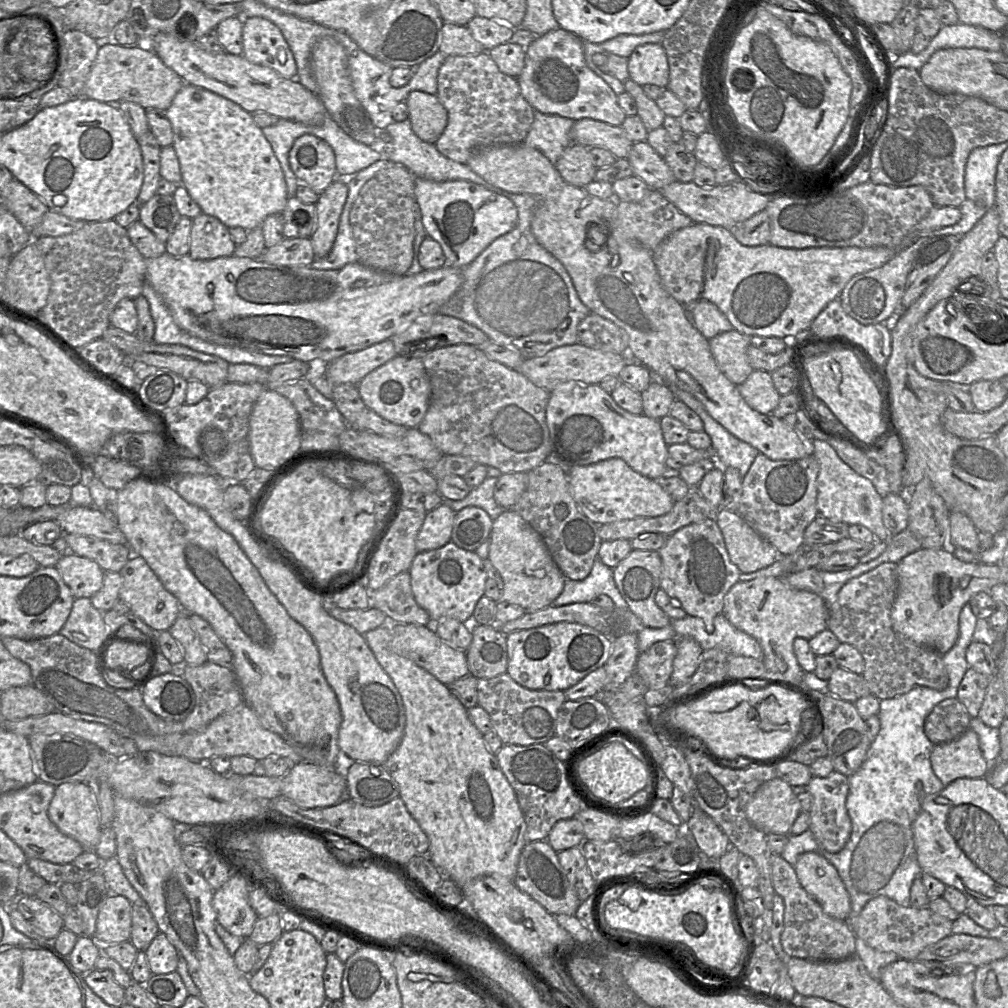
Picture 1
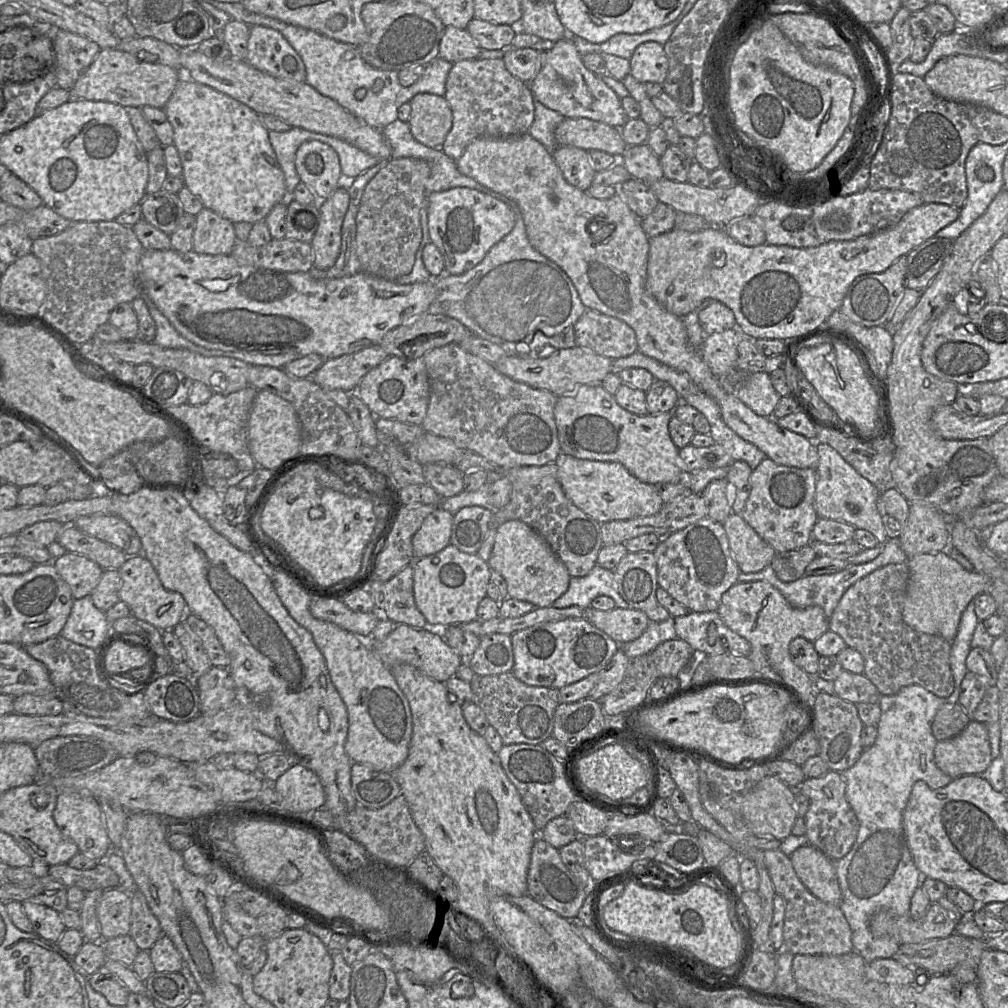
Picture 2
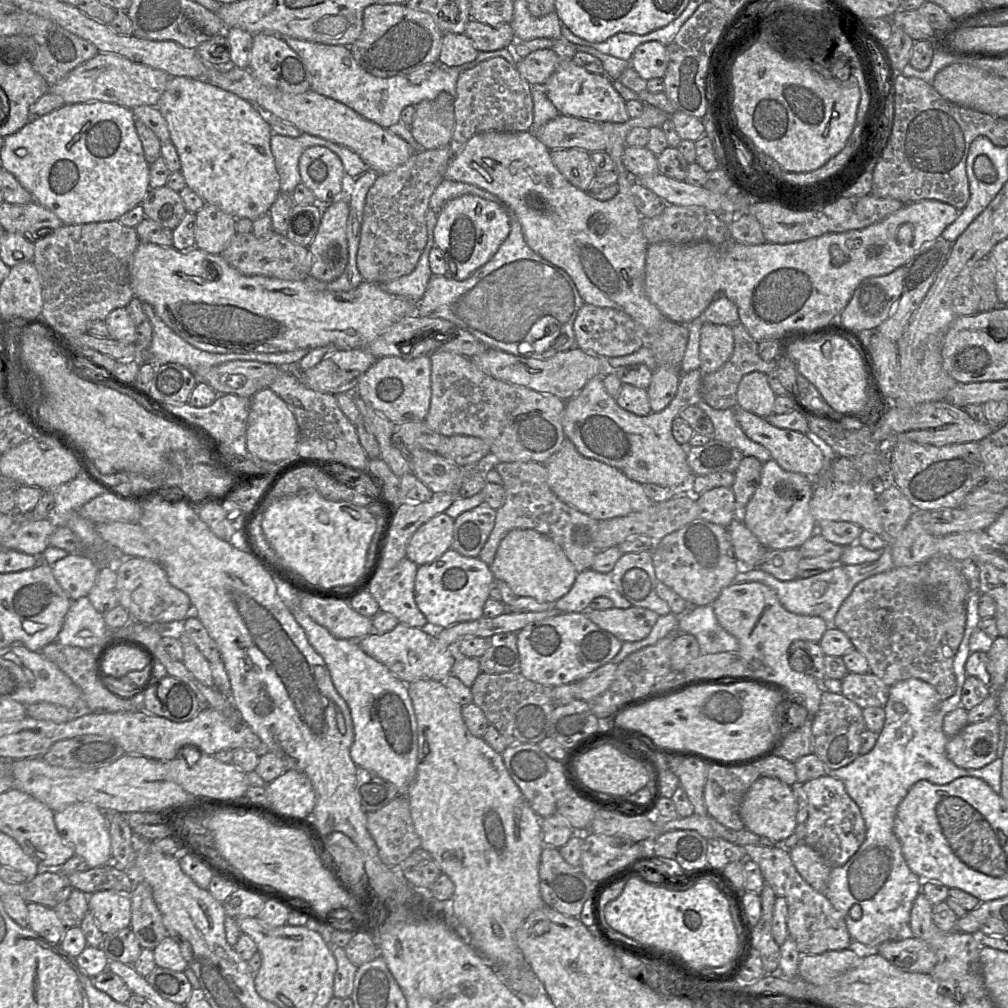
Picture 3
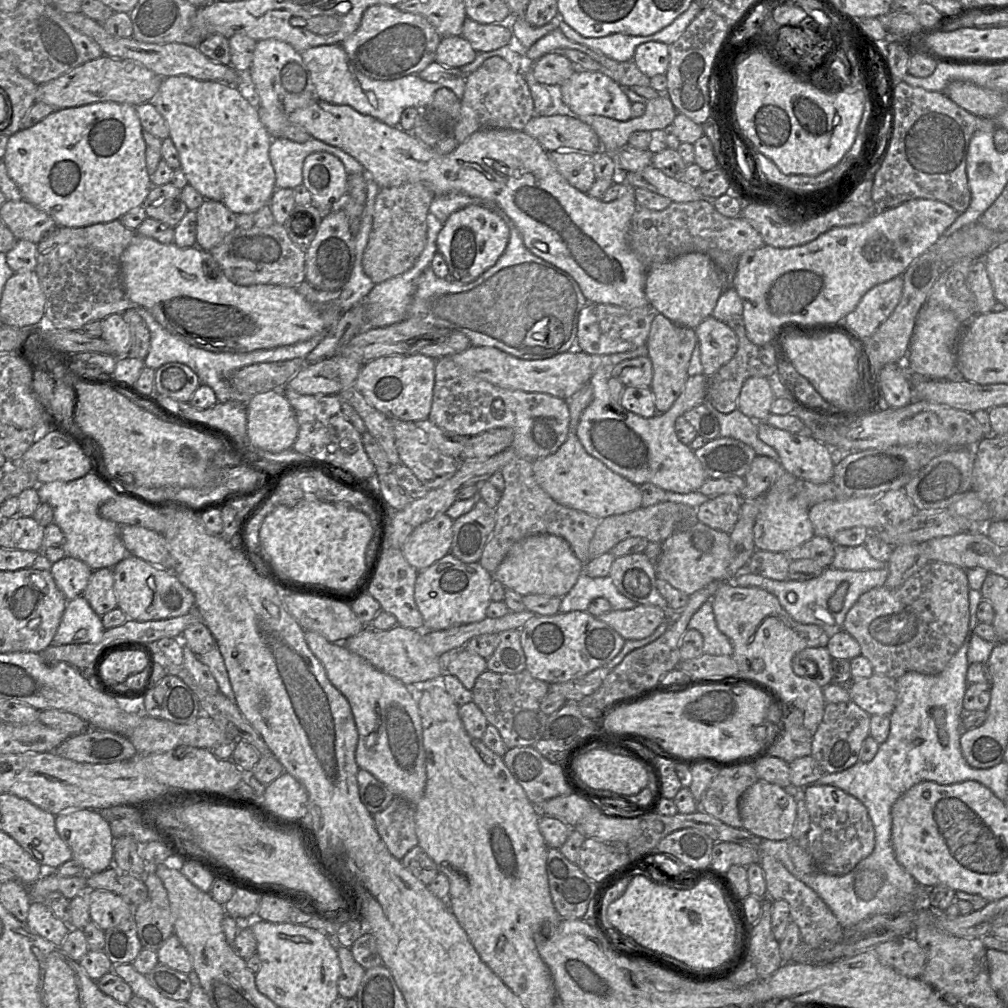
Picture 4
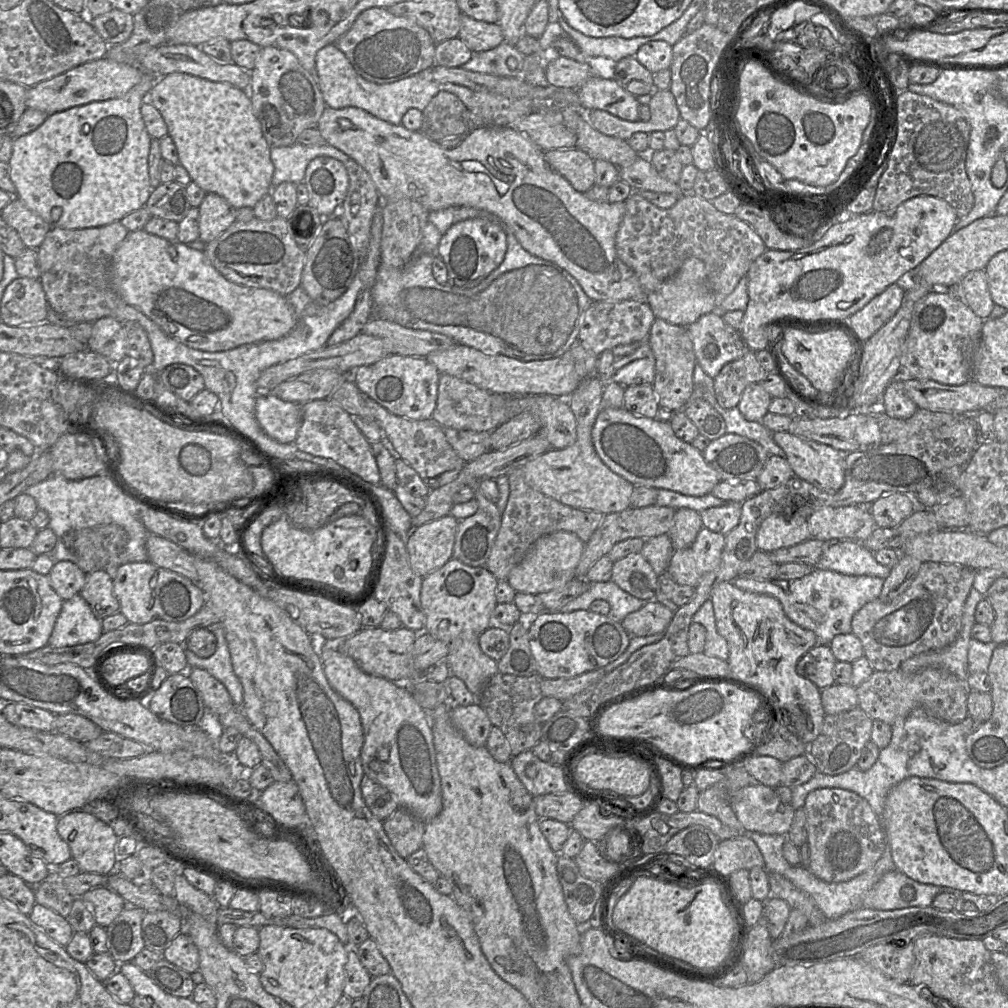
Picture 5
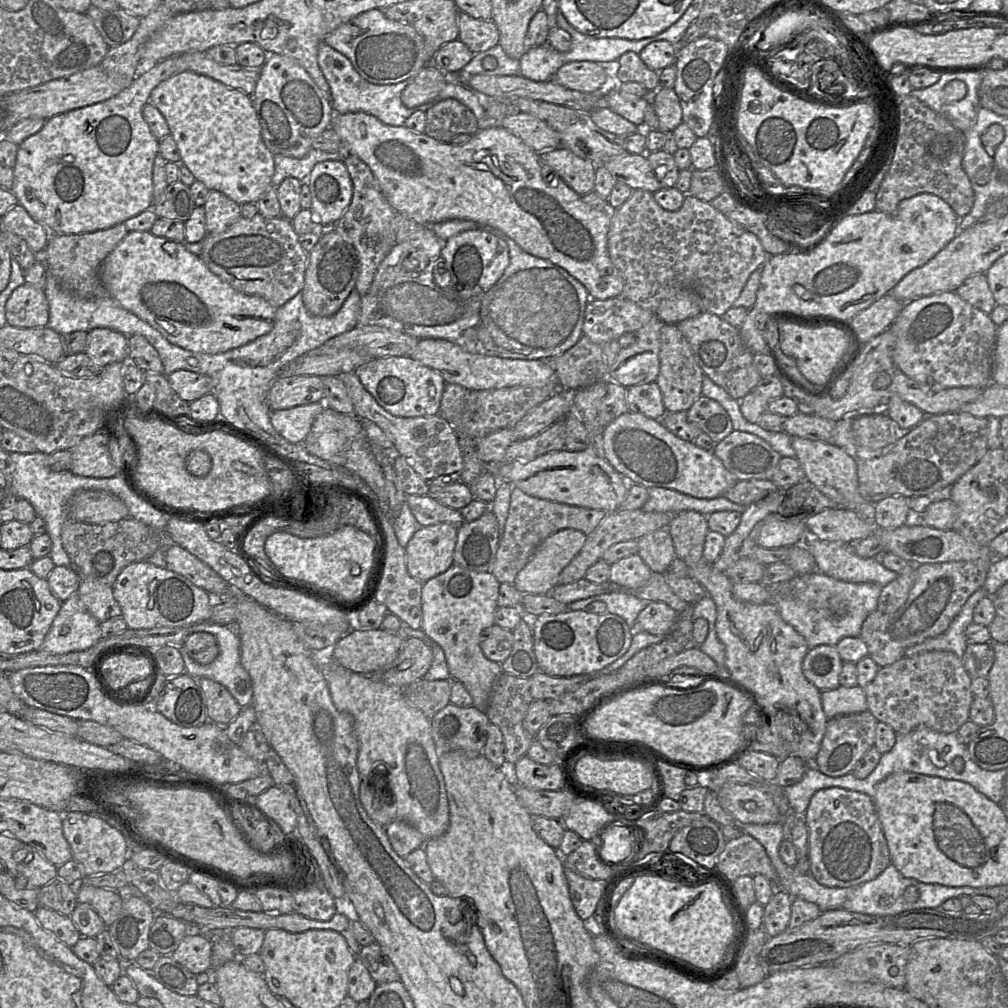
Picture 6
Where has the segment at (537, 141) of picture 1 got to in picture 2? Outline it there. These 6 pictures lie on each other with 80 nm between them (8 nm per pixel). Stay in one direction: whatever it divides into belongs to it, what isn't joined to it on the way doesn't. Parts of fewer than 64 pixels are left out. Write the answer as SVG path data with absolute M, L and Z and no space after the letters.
M534 101L534 120L528 134L544 145L550 151L557 147L555 130L565 117L544 106L538 101Z

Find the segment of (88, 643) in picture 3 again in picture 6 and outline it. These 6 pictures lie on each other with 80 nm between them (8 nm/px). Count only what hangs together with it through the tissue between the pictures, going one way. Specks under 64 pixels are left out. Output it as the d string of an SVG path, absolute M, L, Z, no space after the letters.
M76 592L61 602L60 610L38 650L52 654L81 651L96 644L100 638L100 622L85 609Z

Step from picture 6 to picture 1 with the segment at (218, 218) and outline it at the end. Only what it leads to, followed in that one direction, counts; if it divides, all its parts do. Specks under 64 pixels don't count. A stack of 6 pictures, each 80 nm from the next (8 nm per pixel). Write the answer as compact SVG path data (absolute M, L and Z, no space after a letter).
M201 213L199 216L192 219L190 249L188 254L192 259L213 260L233 256L236 247L237 246L231 239L229 228L217 218Z

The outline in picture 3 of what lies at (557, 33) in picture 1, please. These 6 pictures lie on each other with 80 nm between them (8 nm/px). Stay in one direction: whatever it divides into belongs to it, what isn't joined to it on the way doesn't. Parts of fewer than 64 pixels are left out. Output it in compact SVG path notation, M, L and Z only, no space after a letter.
M561 58L560 63L542 87L560 115L598 123L625 123L630 119L625 100L605 74L595 74L578 65L573 58Z

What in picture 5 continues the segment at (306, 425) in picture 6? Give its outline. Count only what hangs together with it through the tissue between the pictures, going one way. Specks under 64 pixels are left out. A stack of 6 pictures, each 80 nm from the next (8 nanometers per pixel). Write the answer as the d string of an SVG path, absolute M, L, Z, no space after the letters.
M260 393L255 402L255 417L271 438L293 443L301 426L302 405L284 401L273 393Z

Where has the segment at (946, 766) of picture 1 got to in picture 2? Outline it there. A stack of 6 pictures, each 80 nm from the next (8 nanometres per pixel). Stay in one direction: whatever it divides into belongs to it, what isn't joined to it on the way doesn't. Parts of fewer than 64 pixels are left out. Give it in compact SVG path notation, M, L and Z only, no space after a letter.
M971 721L957 736L938 741L934 760L952 779L983 773L992 761L986 724Z

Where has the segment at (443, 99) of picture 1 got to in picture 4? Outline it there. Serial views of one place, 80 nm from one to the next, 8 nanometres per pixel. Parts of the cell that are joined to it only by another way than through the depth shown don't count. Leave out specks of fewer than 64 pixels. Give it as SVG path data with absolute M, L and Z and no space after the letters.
M502 57L485 60L474 72L465 77L465 90L460 100L460 119L452 136L460 144L482 129L522 131L534 114L534 102L523 72L515 72Z

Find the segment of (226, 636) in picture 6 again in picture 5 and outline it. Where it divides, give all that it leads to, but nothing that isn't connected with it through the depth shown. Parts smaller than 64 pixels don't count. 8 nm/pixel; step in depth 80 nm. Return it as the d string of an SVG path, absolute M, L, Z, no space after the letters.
M220 623L209 625L206 628L209 629L217 639L216 651L208 658L201 658L189 649L185 649L188 665L189 667L204 669L219 680L228 690L234 706L242 710L243 688L232 667L224 629Z

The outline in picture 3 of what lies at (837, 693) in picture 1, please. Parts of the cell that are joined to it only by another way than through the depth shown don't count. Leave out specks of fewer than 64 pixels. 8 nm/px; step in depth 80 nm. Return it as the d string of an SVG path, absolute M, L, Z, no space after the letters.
M848 672L841 680L841 694L861 708L884 708L889 698L890 687L872 673Z

